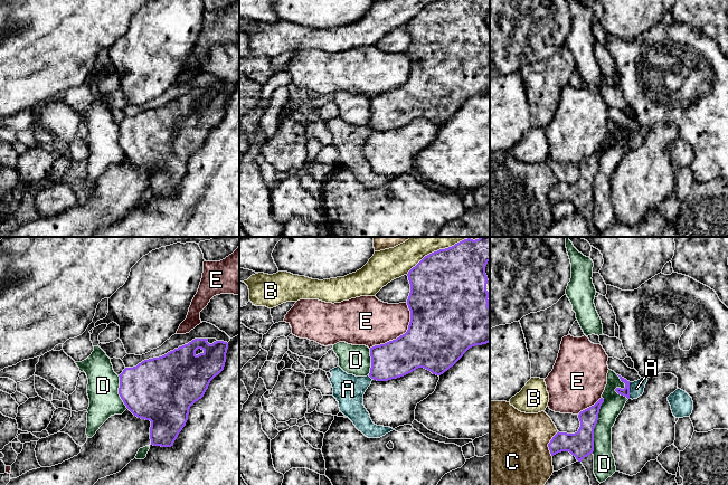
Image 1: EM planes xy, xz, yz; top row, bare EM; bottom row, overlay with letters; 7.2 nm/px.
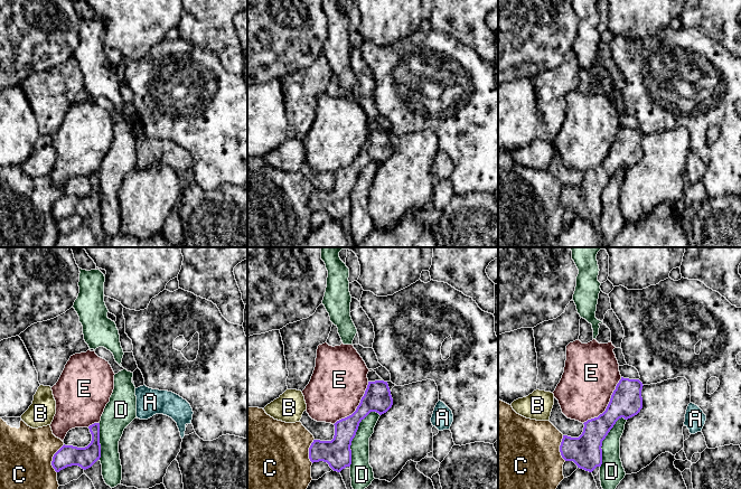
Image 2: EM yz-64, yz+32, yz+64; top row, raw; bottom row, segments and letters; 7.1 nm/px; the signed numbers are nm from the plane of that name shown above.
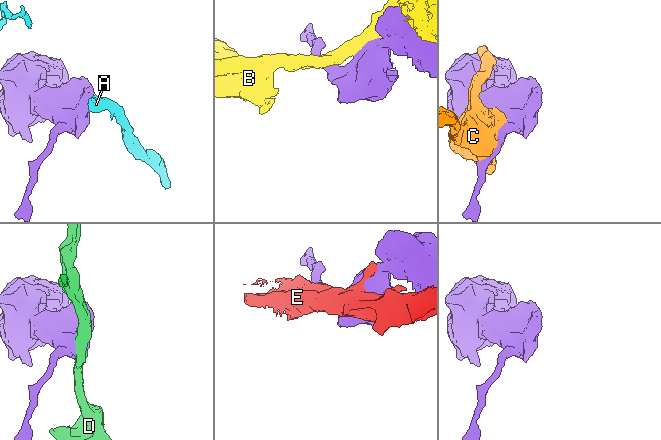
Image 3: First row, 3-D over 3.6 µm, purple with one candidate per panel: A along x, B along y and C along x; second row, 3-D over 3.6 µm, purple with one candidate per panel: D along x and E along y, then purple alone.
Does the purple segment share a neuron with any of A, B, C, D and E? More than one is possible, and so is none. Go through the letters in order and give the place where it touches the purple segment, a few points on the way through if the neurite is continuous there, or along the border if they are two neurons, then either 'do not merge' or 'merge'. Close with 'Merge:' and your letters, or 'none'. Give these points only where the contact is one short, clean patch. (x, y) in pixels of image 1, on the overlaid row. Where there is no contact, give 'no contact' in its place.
A: yz (629, 390) | along yz (629, 382), (630, 398) | do not merge
B: xz (443, 249) | do not merge
C: yz (548, 444) | do not merge
D: yz (595, 425) | do not merge
E: xz (403, 334) | do not merge
Merge: none

